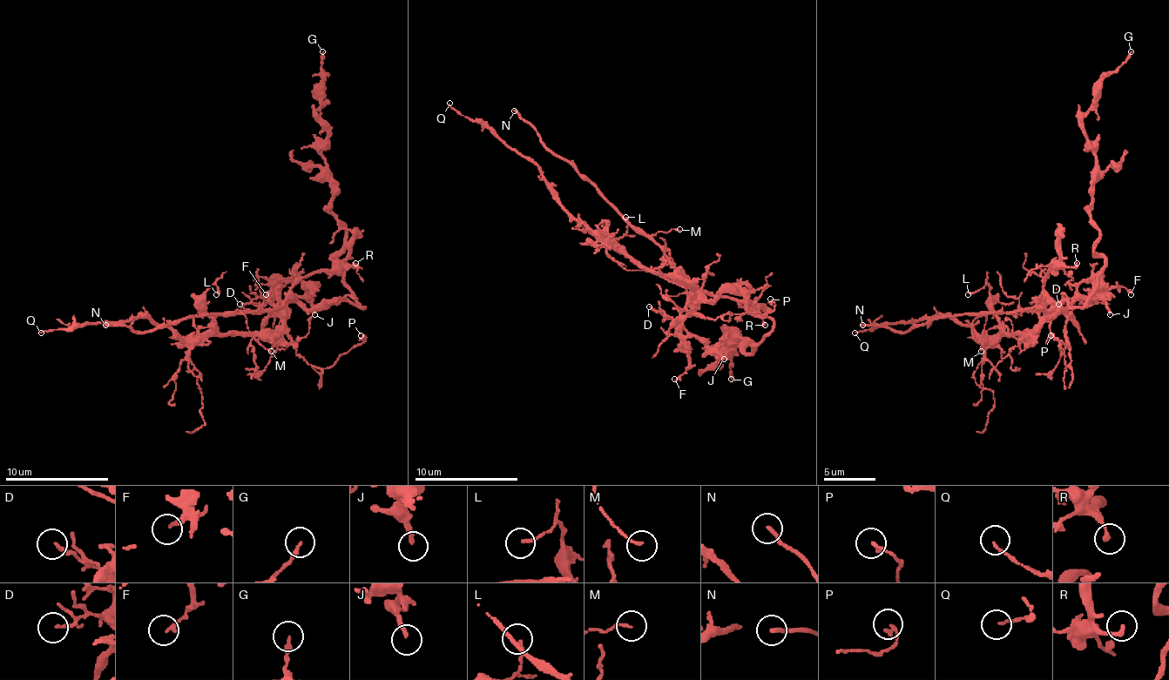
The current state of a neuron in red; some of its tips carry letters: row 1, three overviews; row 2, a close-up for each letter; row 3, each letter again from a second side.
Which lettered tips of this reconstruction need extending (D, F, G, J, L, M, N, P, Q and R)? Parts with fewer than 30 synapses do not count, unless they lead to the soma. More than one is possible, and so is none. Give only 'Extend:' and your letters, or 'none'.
Extend: N

